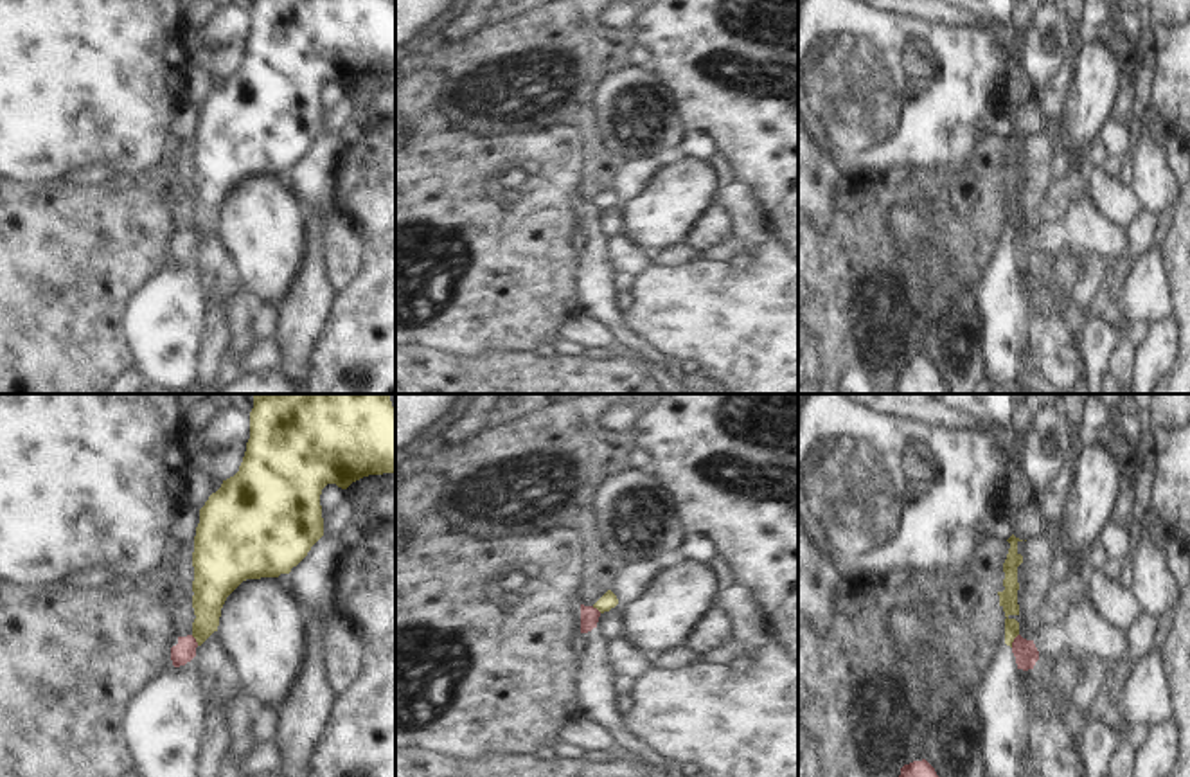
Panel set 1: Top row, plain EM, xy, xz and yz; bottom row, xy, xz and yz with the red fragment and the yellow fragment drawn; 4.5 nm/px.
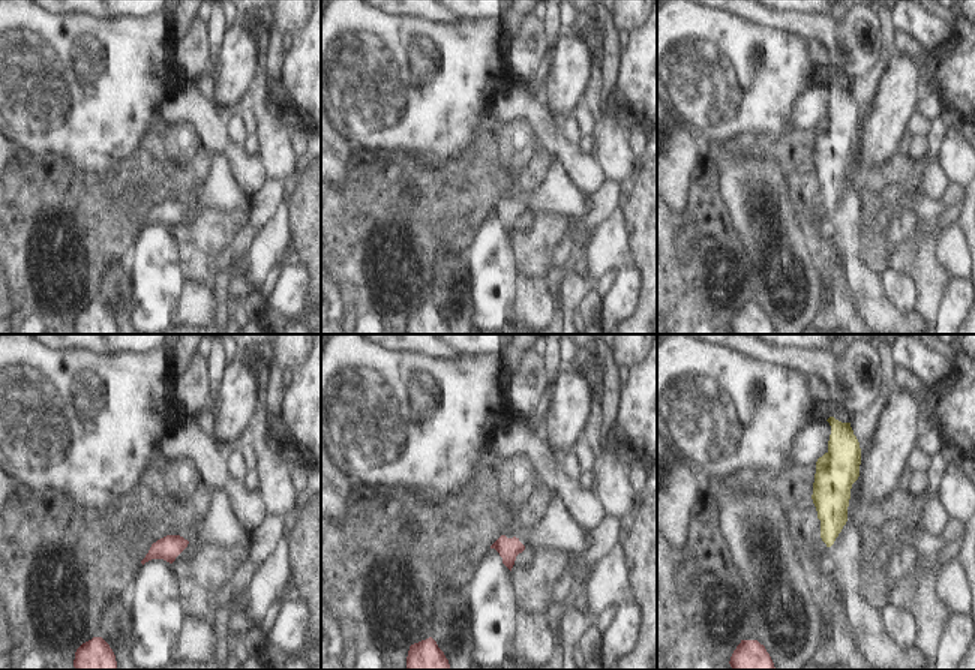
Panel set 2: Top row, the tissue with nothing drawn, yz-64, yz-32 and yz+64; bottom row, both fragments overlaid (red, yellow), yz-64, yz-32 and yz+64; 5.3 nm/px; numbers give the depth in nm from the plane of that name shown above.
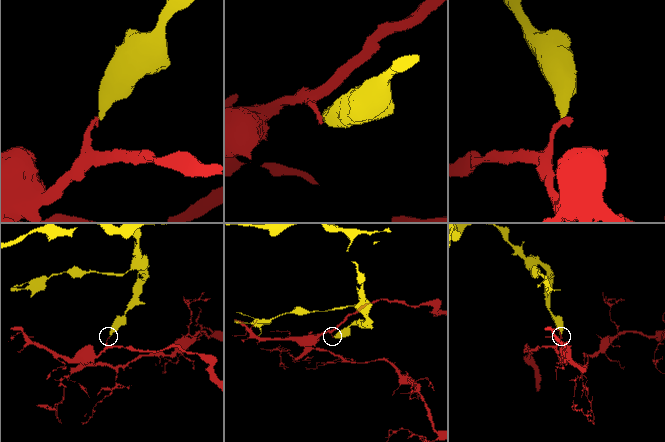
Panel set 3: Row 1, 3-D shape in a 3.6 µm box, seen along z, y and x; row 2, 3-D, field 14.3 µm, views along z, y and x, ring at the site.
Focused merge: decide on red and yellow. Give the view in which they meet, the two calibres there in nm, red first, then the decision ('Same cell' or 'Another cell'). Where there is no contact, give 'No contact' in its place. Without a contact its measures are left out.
Touches red in yz. Thickness 110 nm (red) against 80 nm. Another cell

